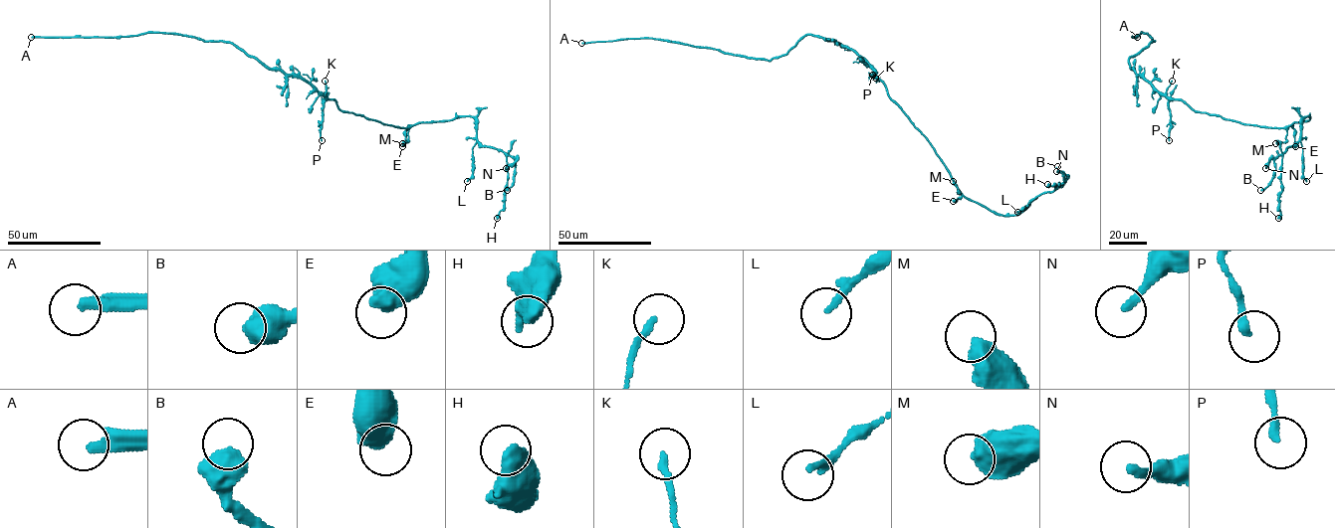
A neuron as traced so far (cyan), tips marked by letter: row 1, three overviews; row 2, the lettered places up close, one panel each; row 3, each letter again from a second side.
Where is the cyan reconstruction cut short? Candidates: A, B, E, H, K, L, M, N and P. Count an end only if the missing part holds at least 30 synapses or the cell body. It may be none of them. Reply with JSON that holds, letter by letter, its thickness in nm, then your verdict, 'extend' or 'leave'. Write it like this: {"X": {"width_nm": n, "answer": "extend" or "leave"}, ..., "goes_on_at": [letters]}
{"A": {"width_nm": 360, "answer": "extend"}, "B": {"width_nm": 750, "answer": "leave"}, "E": {"width_nm": 700, "answer": "leave"}, "H": {"width_nm": 550, "answer": "leave"}, "K": {"width_nm": 180, "answer": "leave"}, "L": {"width_nm": 170, "answer": "leave"}, "M": {"width_nm": 650, "answer": "leave"}, "N": {"width_nm": 240, "answer": "leave"}, "P": {"width_nm": 220, "answer": "leave"}, "goes_on_at": ["A"]}

